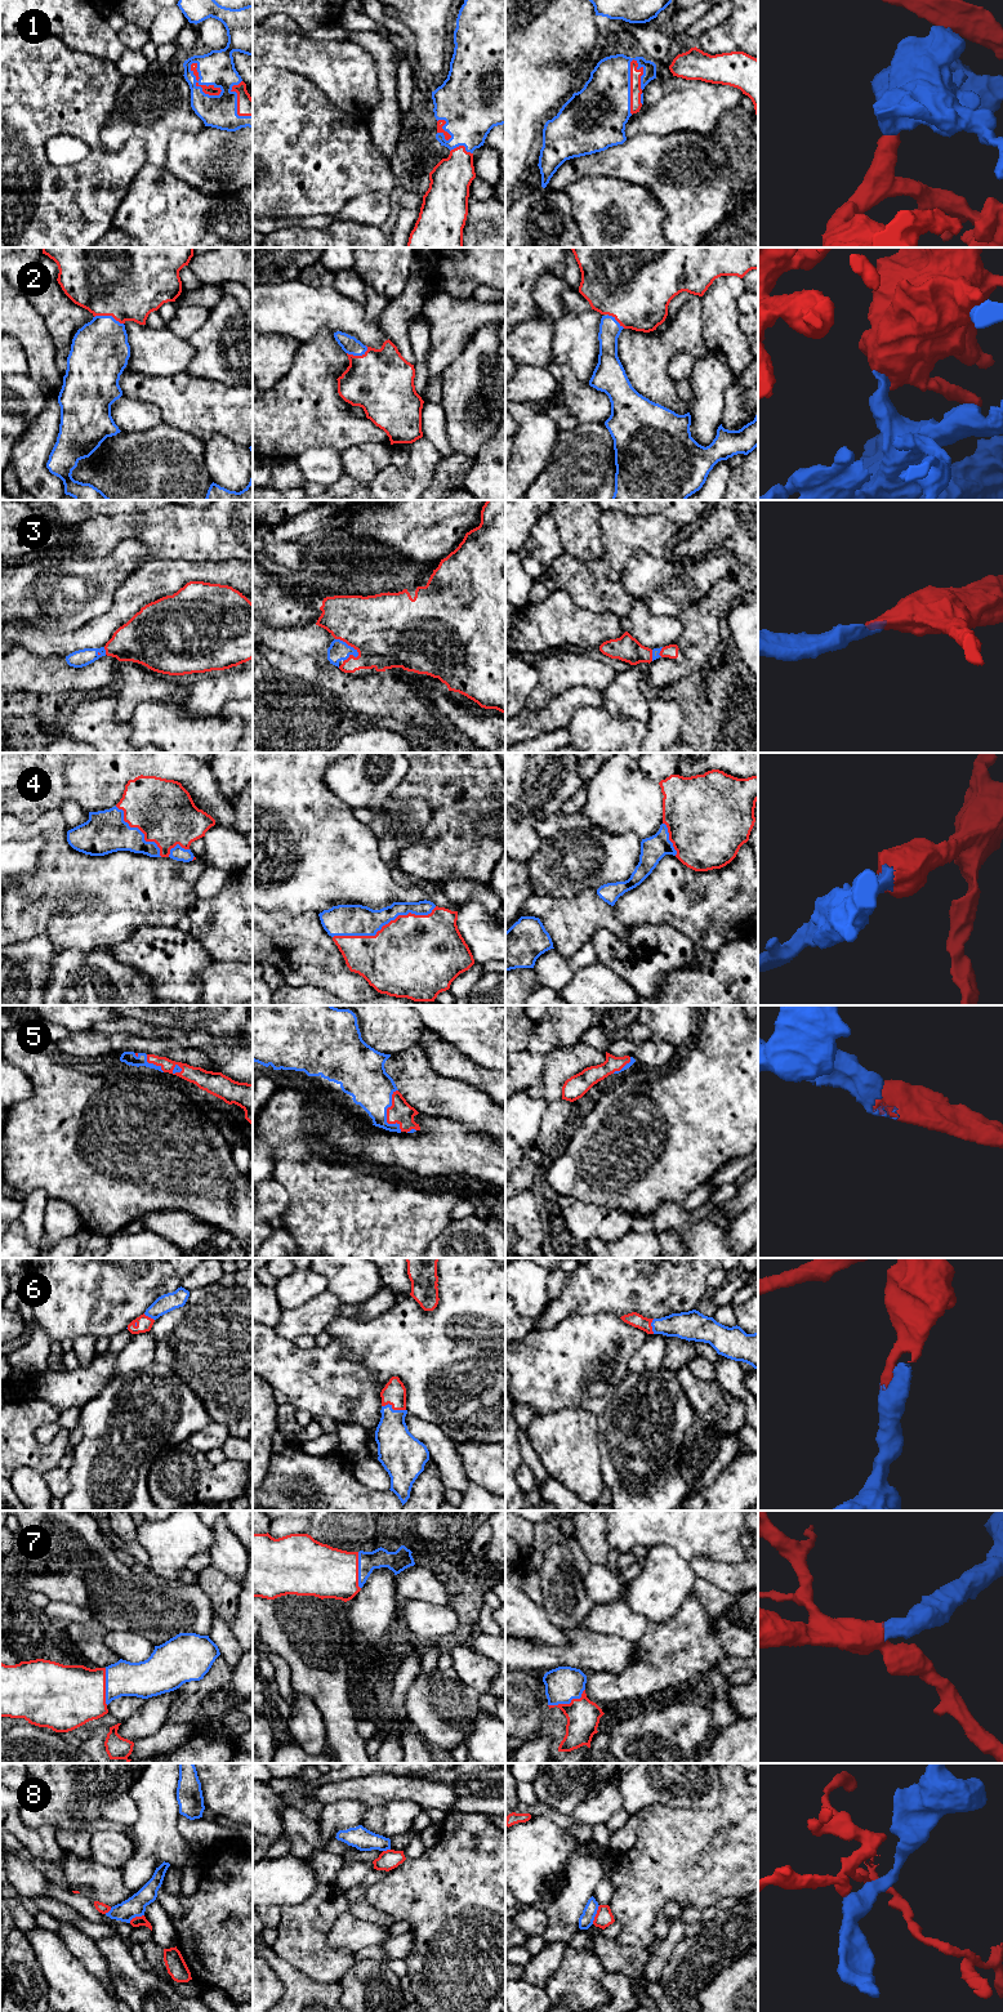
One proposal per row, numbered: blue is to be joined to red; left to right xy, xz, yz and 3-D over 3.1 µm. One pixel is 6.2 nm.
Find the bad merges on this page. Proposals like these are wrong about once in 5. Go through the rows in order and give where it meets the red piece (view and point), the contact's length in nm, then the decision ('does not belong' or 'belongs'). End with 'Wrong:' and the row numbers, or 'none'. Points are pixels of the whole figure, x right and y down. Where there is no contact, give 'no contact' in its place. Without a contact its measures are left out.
1: contact xy (197, 84); length 280 nm; belongs
2: contact xy (108, 315); length 190 nm; belongs
3: contact xz (348, 645); length 190 nm; belongs
4: contact xz (386, 924); length 700 nm; belongs
5: contact xz (387, 1114); length 260 nm; belongs
6: contact xz (393, 1409); length 160 nm; belongs
7: contact yz (567, 1704); length 260 nm; belongs
8: contact yz (596, 1914); length 130 nm; does not belong
Wrong: 8

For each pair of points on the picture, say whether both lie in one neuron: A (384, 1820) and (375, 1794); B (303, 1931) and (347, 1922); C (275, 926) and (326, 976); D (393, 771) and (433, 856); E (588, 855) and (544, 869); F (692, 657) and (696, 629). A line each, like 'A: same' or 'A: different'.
A: different
B: different
C: same
D: different
E: same
F: same

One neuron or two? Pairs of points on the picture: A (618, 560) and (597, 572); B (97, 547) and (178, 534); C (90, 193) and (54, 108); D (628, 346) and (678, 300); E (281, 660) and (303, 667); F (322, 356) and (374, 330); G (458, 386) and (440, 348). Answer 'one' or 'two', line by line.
A: two
B: one
C: one
D: two
E: one
F: two
G: two

